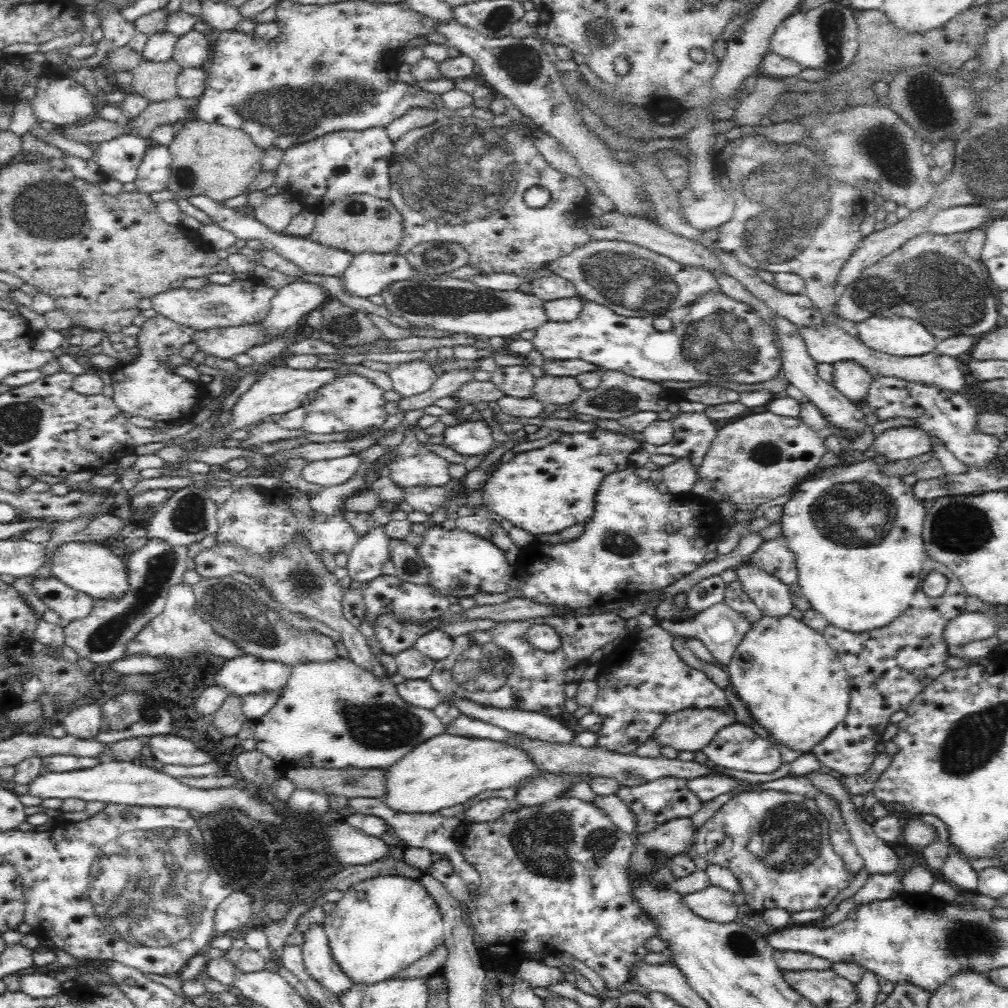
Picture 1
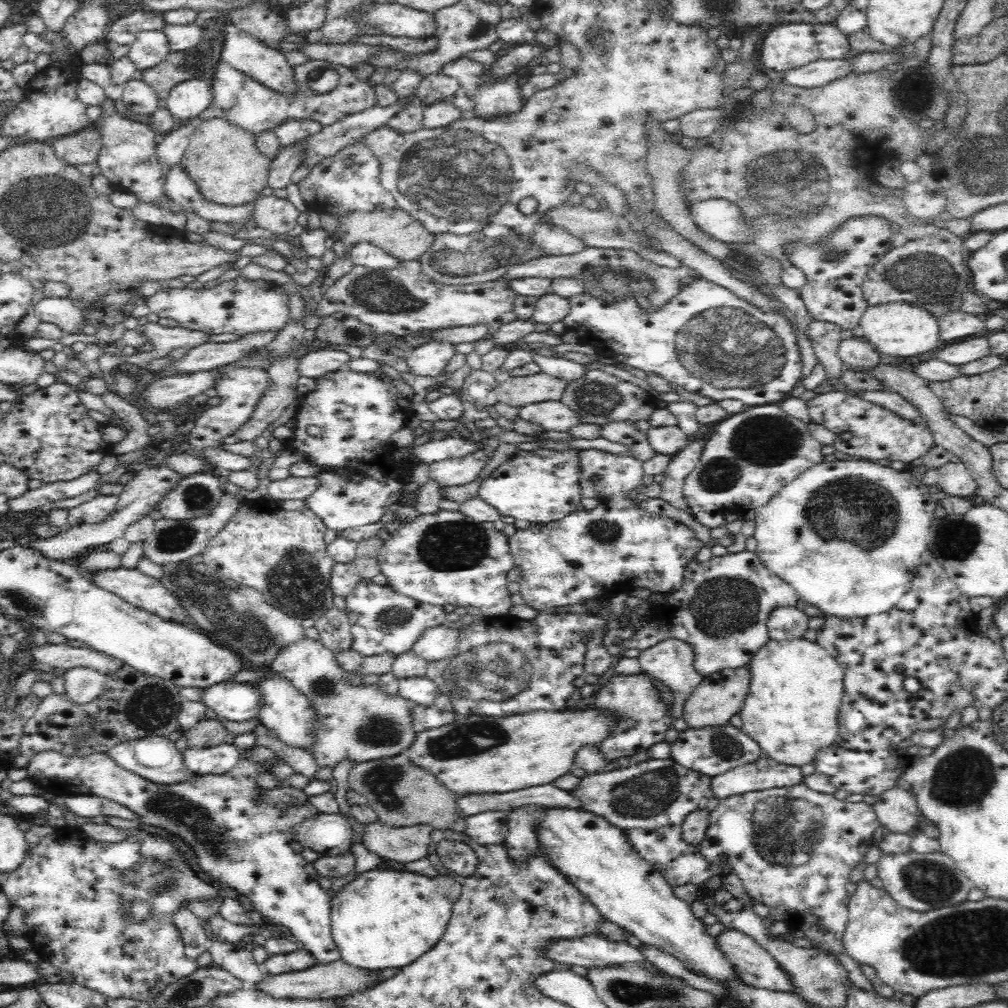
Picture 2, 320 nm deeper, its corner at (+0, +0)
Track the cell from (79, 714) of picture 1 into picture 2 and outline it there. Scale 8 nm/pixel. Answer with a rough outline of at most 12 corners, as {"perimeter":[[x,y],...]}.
{"perimeter":[[85,667],[66,671],[65,694],[78,704],[98,697],[104,675]]}

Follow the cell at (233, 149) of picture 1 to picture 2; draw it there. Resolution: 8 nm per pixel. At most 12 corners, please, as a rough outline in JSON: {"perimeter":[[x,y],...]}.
{"perimeter":[[213,113],[182,168],[221,206],[254,203],[271,159]]}

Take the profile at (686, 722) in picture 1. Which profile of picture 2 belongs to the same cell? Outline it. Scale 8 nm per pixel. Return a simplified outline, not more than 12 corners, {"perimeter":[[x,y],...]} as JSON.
{"perimeter":[[750,664],[703,678],[684,705],[689,728],[740,712]]}

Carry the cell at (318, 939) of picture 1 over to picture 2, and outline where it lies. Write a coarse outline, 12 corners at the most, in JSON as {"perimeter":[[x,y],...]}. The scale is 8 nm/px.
{"perimeter":[[254,747],[230,772],[158,784],[104,753],[40,752],[28,778],[178,836],[218,887],[341,958],[331,898],[263,801]]}

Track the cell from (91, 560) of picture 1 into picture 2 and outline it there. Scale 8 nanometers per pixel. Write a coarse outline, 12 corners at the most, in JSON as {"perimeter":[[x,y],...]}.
{"perimeter":[[136,567],[95,572],[96,586],[166,621],[193,625],[180,600]]}

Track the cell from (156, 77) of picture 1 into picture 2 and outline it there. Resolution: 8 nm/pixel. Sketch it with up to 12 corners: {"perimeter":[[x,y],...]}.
{"perimeter":[[210,42],[170,51],[142,79],[165,99],[180,82],[211,80]]}

